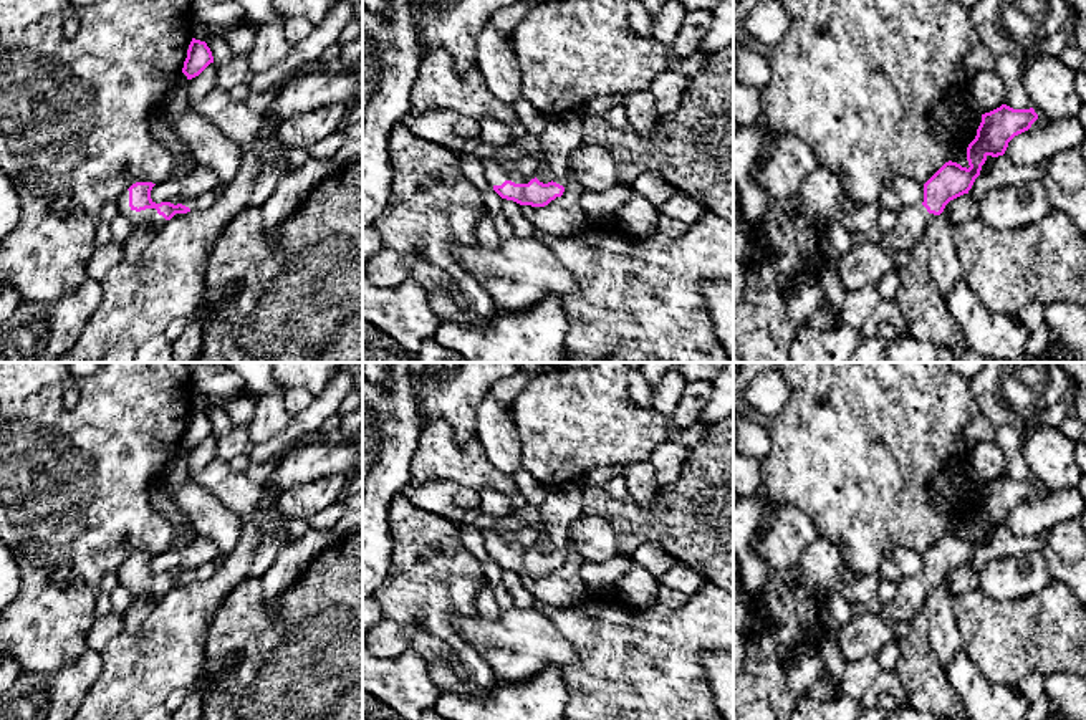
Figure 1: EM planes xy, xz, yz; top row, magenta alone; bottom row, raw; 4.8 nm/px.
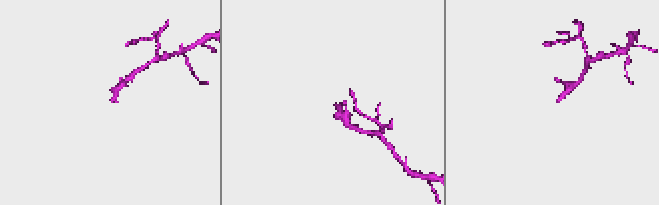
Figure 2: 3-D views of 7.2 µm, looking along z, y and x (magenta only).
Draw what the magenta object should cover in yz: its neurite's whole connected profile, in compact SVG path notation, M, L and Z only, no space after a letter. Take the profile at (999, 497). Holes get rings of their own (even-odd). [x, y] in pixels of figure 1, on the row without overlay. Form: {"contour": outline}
{"contour": "M1007 475L982 485L975 510L967 518L968 540L957 533L945 533L925 554L920 576L902 576L894 599L879 612L866 611L854 616L838 631L838 647L844 664L864 657L876 657L879 650L896 639L894 622L909 622L920 612L927 596L944 583L945 576L968 564L980 546L987 528L1003 526L1008 513L1028 502L1038 490L1033 478L1013 480Z"}

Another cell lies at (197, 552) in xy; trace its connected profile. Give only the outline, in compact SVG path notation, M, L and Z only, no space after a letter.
M195 536L182 548L171 546L167 551L156 554L151 561L151 569L156 574L185 568L197 569L204 563L217 563L219 556L219 550L212 541Z

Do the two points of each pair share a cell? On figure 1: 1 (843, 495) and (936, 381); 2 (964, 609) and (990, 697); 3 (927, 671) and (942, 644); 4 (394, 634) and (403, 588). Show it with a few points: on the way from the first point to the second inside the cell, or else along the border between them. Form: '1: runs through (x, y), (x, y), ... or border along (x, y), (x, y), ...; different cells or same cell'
1: runs through (863, 467), (886, 444), (886, 431), (908, 409); same cell
2: border along (964, 651), (987, 679), (1017, 687); different cells
3: border along (926, 618), (931, 648), (946, 667); different cells
4: border along (381, 618), (434, 634); different cells

